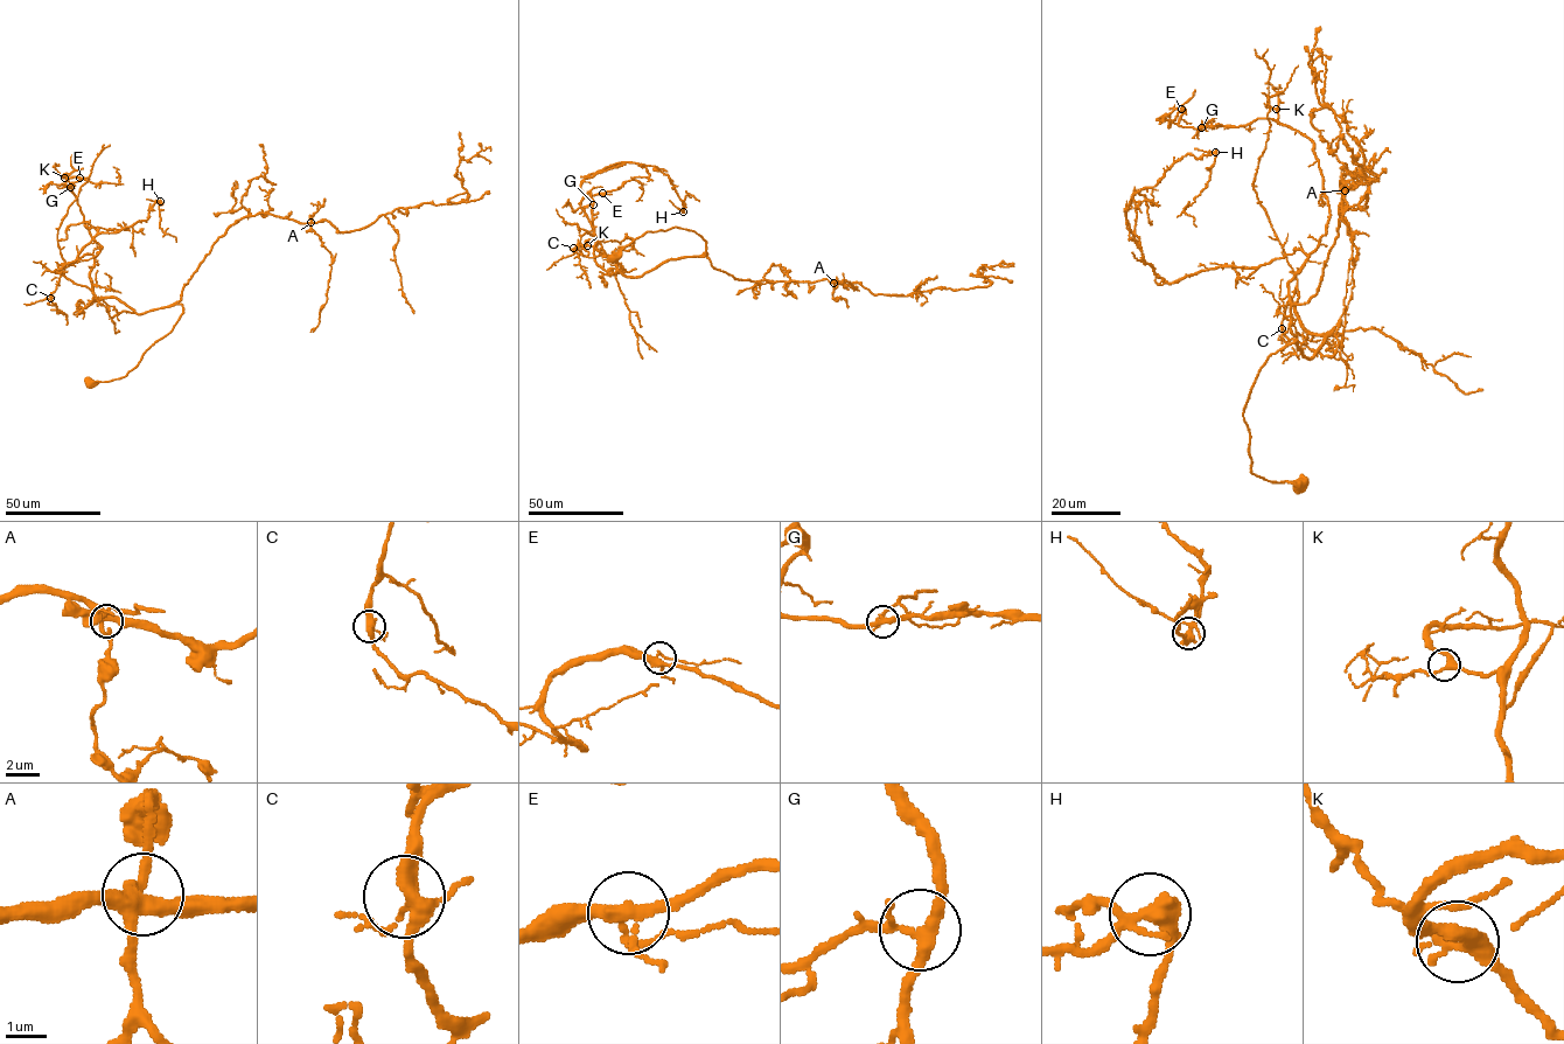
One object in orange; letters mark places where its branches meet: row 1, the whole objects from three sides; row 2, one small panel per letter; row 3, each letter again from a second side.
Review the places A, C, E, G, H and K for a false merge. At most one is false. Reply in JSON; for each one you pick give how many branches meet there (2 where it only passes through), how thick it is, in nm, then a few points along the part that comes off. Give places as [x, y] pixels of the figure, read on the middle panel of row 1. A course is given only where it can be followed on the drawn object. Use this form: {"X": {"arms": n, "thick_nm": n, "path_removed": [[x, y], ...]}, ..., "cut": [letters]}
{"cut": []}

